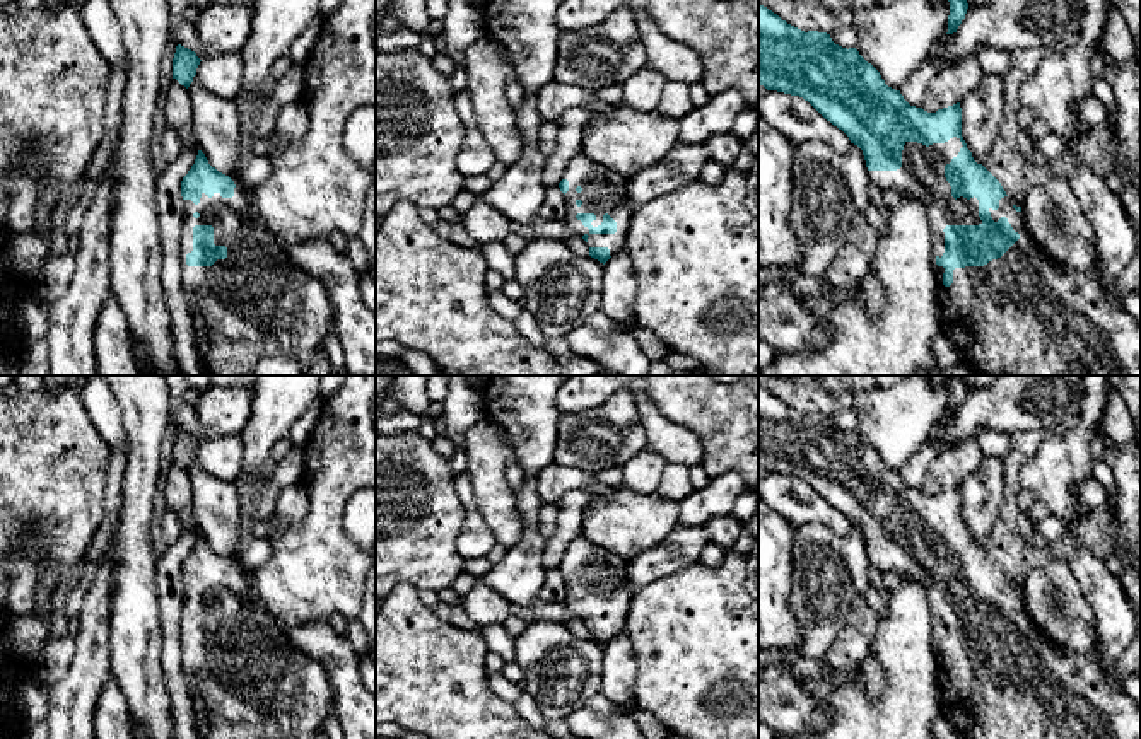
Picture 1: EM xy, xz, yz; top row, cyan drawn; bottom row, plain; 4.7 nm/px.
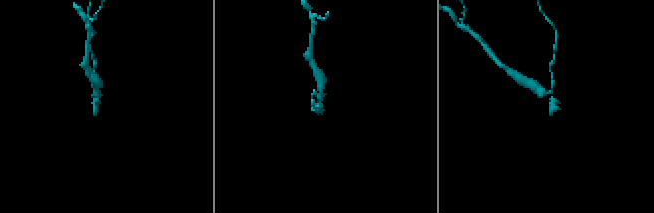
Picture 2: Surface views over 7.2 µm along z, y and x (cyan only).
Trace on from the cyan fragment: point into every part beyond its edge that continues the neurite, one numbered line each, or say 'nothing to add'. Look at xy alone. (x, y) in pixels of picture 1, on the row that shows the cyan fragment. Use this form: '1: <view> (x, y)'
1: xy (257, 302)

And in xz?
1: xz (603, 192)

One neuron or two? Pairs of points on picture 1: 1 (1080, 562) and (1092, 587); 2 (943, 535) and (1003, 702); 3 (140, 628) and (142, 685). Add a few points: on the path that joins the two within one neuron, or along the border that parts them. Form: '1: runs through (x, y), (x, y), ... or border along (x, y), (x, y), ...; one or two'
1: runs through (1087, 569), (1092, 581); one
2: runs through (957, 576), (971, 596), (993, 661); one
3: runs through (140, 642), (140, 671); one

